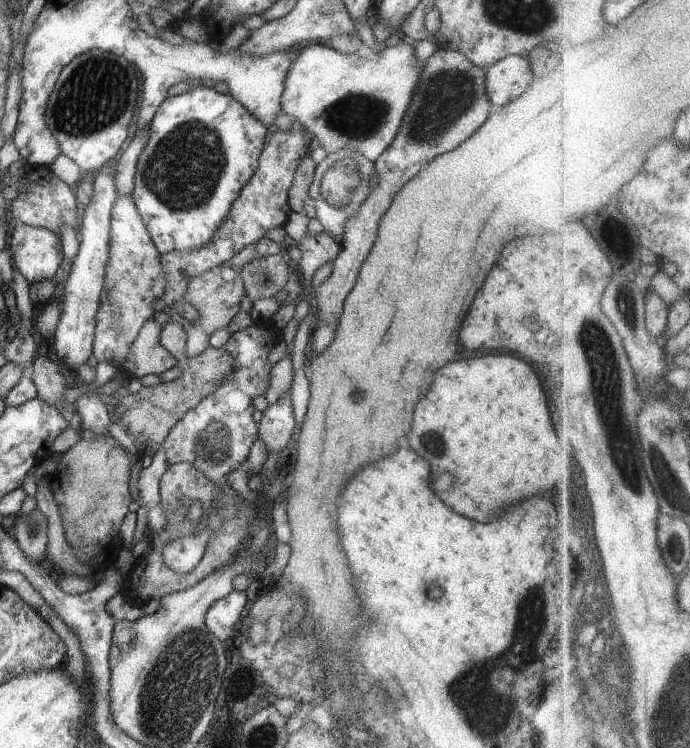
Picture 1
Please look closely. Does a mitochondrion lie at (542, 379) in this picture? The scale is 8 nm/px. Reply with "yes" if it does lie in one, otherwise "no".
no

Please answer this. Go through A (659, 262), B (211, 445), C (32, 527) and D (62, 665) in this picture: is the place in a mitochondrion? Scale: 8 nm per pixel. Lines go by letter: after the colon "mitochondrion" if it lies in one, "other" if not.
A: other
B: mitochondrion
C: mitochondrion
D: other

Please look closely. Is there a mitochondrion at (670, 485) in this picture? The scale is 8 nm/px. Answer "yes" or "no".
yes

